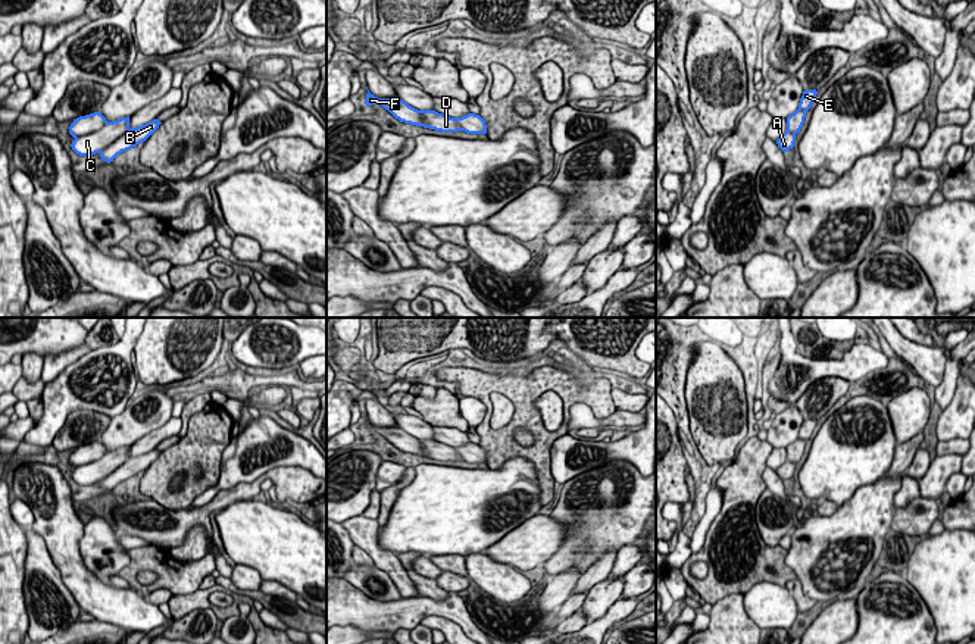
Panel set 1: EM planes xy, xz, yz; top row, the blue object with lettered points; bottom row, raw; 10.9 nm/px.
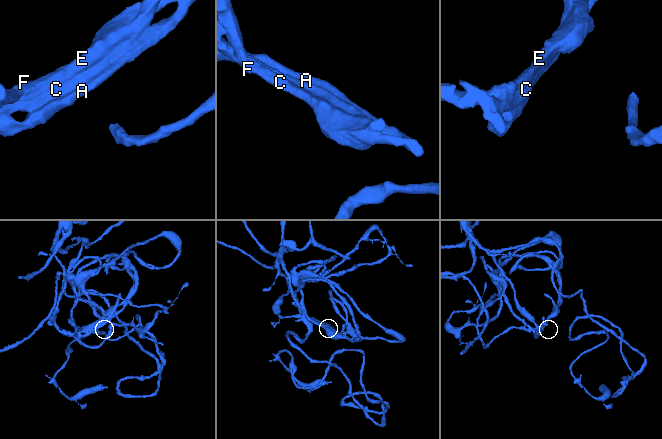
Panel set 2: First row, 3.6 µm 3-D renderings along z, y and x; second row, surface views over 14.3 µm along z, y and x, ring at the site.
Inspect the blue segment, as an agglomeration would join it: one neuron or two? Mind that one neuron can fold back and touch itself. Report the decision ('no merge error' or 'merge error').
no merge error

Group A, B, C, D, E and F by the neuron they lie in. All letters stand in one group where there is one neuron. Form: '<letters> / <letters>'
A B C D E F

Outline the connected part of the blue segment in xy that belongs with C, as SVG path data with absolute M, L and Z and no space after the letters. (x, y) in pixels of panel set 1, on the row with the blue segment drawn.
M94 112L74 119L69 134L75 138L72 150L79 156L96 153L110 163L122 151L131 150L146 141L160 125L159 119L131 128L129 116L107 122L101 112Z

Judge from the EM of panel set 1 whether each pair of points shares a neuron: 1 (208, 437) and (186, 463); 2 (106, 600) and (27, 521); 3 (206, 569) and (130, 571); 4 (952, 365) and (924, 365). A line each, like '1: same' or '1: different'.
1: same
2: different
3: same
4: different

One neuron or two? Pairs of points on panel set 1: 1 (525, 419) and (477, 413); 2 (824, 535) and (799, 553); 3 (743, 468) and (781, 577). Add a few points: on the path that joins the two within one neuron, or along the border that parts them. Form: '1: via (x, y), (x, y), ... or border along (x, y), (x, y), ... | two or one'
1: border along (462, 396), (474, 396), (486, 408), (474, 428) | two
2: via (818, 538), (805, 552) | one
3: via (725, 512), (708, 563), (719, 582), (737, 582) | one

